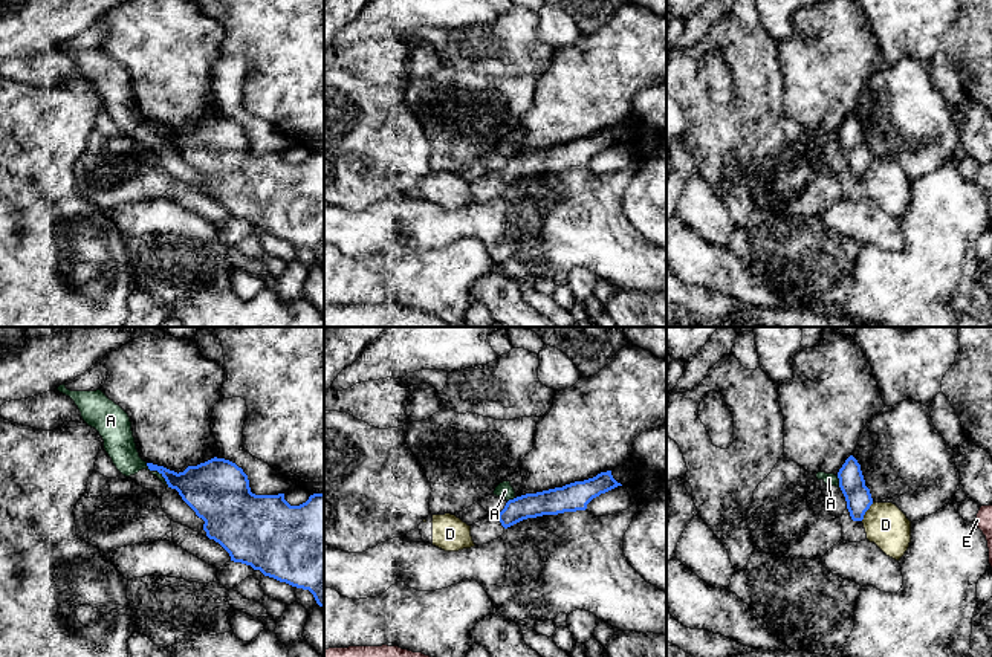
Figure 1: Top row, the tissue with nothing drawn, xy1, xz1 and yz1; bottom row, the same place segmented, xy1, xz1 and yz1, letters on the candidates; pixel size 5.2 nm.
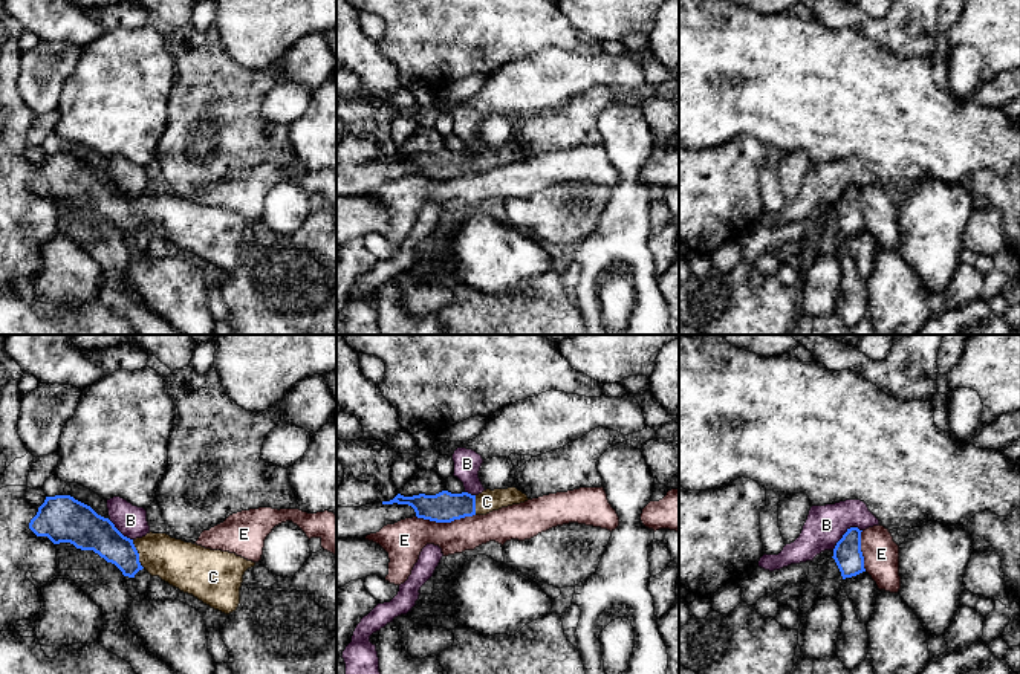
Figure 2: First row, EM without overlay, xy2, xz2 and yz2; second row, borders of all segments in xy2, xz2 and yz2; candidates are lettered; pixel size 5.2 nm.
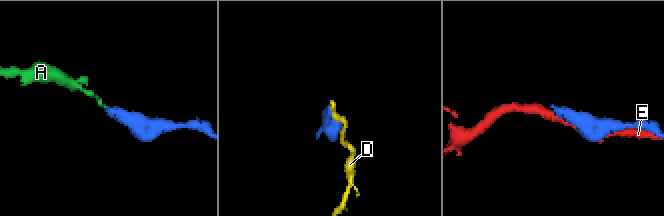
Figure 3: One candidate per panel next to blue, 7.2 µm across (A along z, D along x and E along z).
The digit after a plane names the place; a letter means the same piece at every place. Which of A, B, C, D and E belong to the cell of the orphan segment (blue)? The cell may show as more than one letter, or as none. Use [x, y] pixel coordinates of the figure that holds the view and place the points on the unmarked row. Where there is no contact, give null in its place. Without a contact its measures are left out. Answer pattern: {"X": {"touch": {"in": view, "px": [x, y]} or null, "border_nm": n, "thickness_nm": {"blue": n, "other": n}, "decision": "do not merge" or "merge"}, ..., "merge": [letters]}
{"A": {"touch": {"in": "xy1", "px": [164, 135]}, "border_nm": 120, "thickness_nm": {"blue": 280, "other": 140}, "decision": "do not merge"}, "B": {"touch": {"in": "yz2", "px": [844, 191]}, "border_nm": 200, "thickness_nm": {"blue": 150, "other": 200}, "decision": "do not merge"}, "C": {"touch": {"in": "xy2", "px": [138, 211]}, "border_nm": 170, "thickness_nm": {"blue": 190, "other": 240}, "decision": "merge"}, "D": {"touch": {"in": "yz1", "px": [867, 167]}, "border_nm": 120, "thickness_nm": {"blue": 140, "other": 220}, "decision": "do not merge"}, "E": {"touch": {"in": "xz2", "px": [445, 179]}, "border_nm": 320, "thickness_nm": {"blue": 160, "other": 200}, "decision": "do not merge"}, "merge": ["C"]}

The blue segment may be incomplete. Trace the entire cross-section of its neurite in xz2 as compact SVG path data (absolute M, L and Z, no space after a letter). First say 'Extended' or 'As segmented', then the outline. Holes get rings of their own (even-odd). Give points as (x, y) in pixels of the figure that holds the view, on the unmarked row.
Extended. M512 144L508 147L486 147L479 153L468 150L451 151L448 148L436 153L419 151L413 154L398 151L393 157L382 159L382 162L408 162L414 167L417 176L451 180L465 174L486 173L492 168L520 162L528 157L531 156L526 151Z

